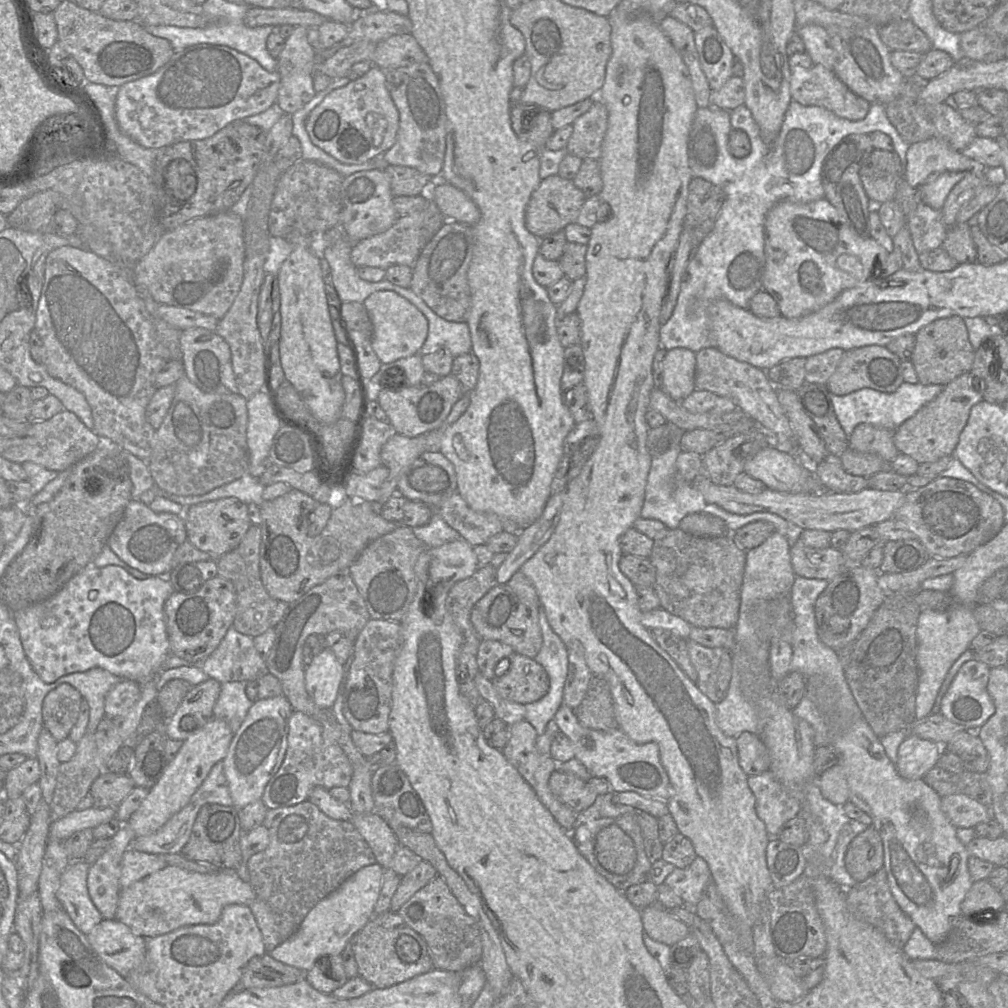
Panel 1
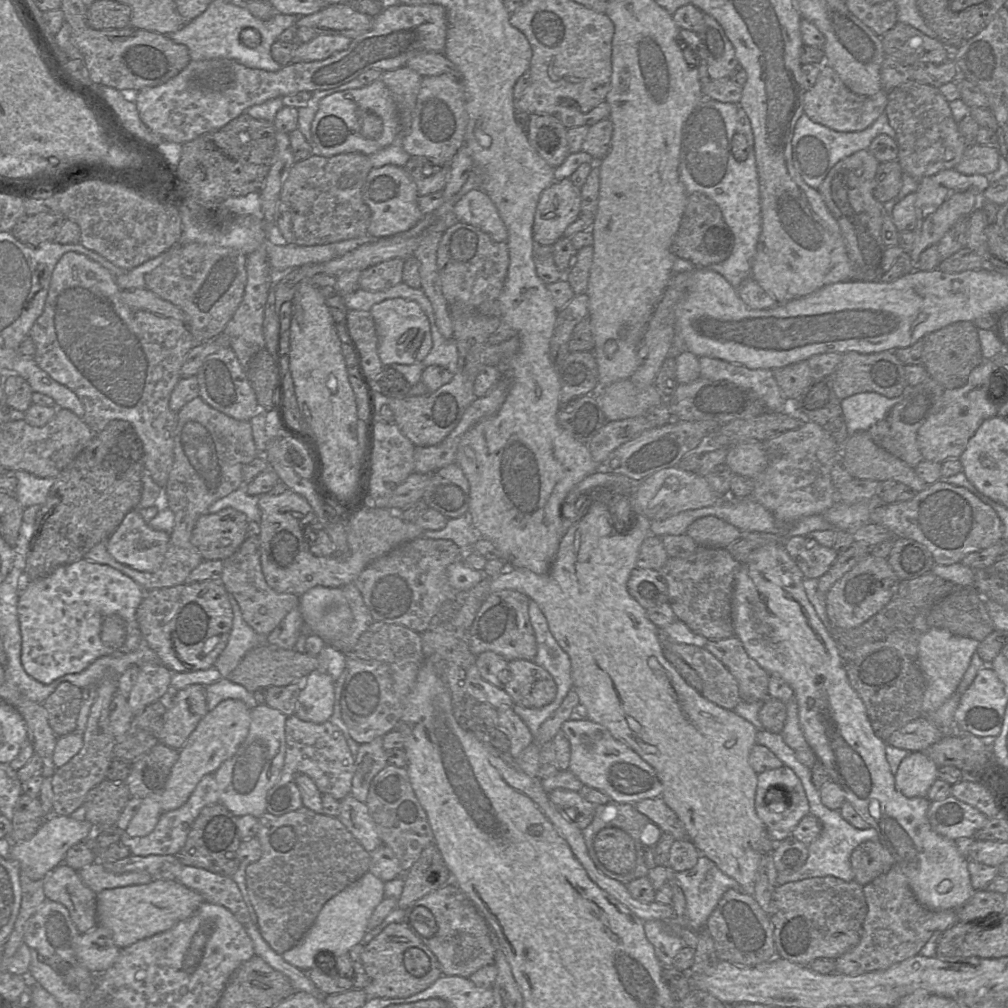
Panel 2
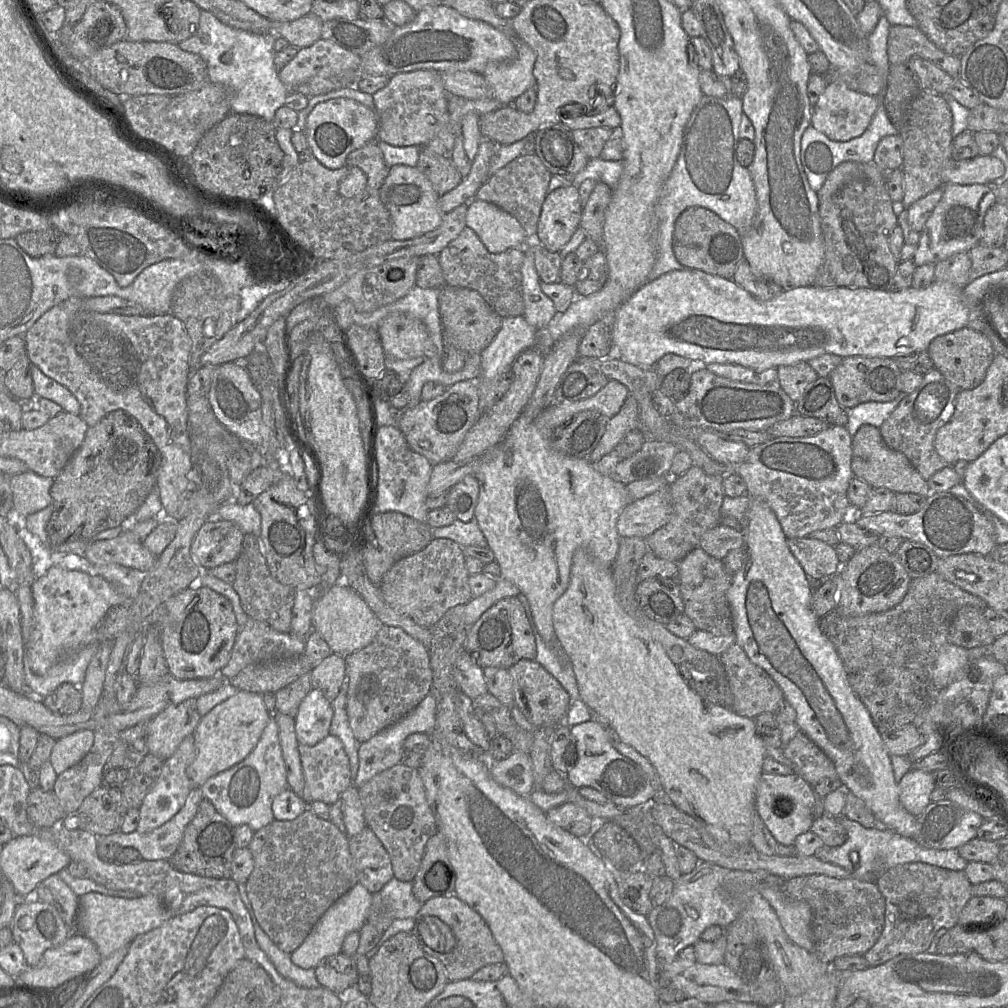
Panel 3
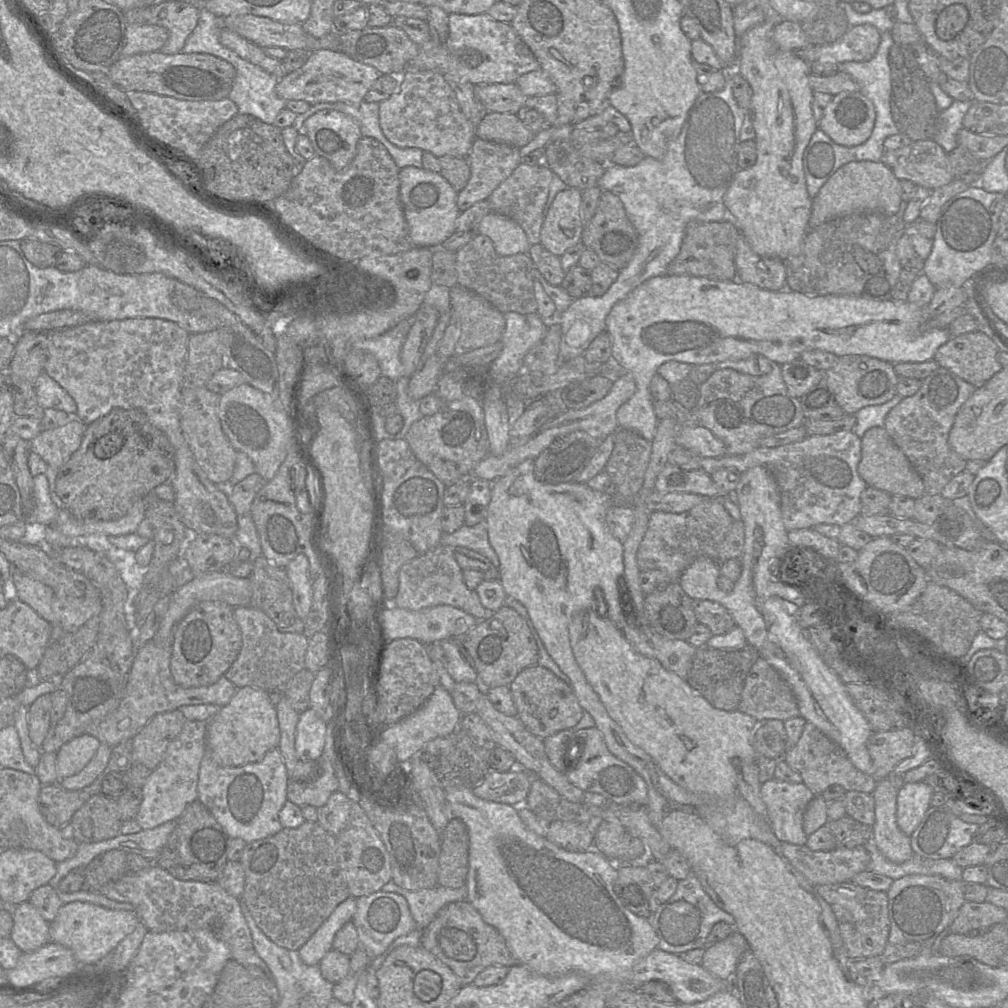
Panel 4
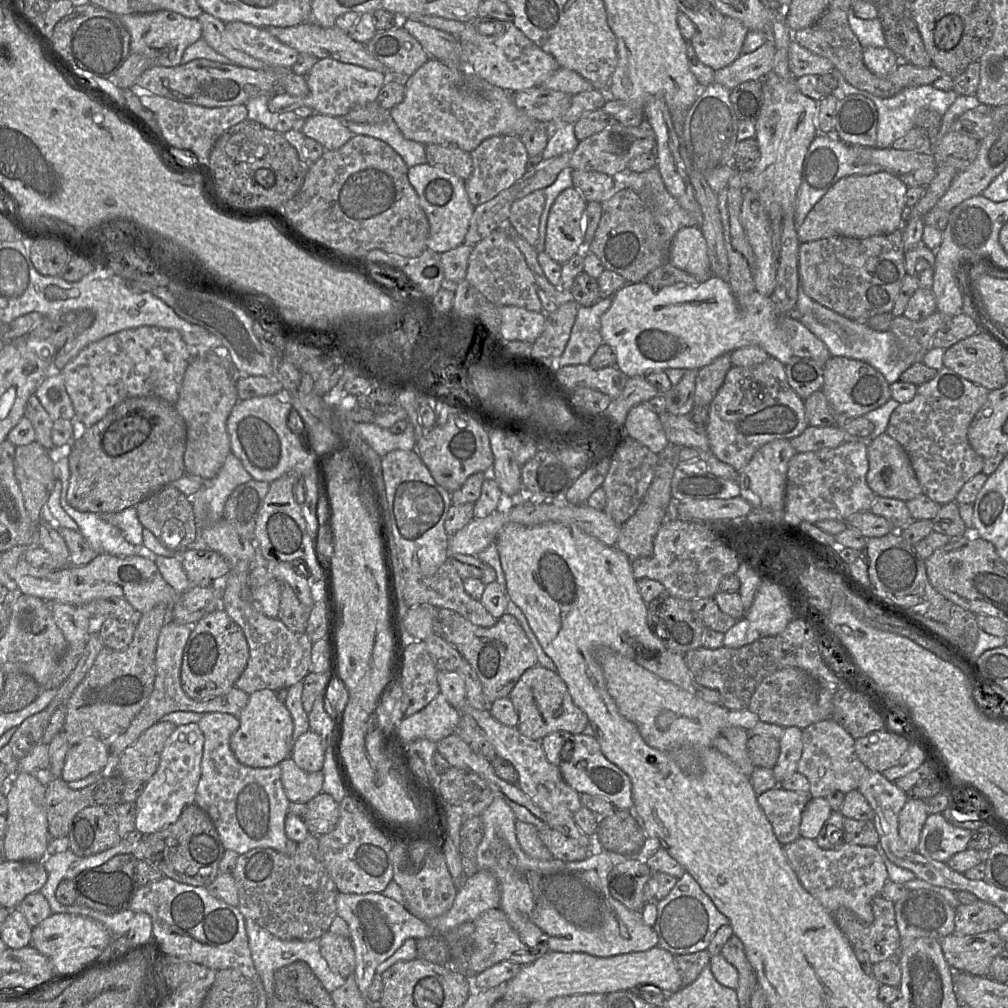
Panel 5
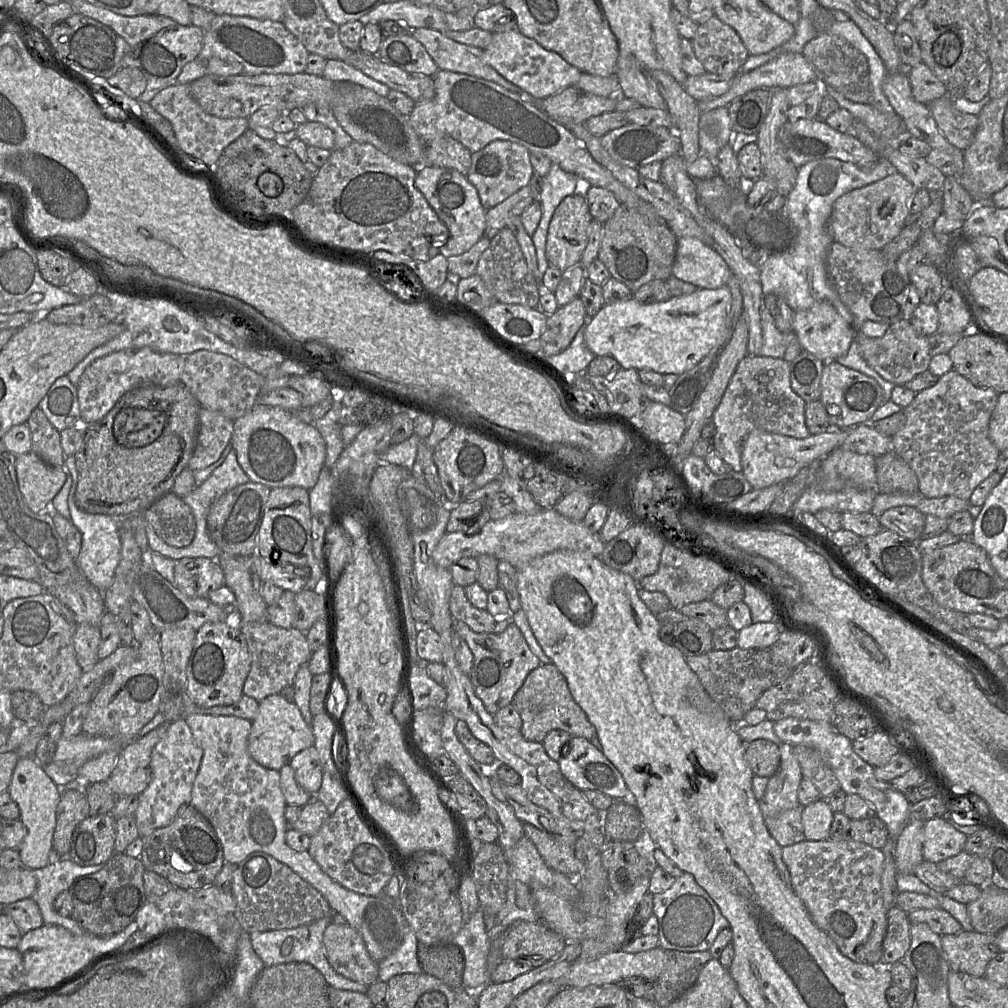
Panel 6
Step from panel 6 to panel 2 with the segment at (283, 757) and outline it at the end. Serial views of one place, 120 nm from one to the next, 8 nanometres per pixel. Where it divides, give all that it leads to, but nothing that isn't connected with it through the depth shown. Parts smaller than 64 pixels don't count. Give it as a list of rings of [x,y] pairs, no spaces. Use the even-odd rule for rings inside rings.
[[[229,699],[221,702],[199,722],[179,750],[179,757],[167,775],[161,792],[163,813],[184,805],[202,778],[207,774],[215,773],[222,763],[237,752],[248,735],[251,710],[240,700]]]

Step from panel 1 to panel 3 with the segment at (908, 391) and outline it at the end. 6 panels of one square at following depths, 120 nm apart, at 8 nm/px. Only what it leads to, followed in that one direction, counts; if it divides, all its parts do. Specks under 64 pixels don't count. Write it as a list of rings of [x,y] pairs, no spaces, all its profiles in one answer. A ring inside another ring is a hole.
[[[905,394],[889,402],[869,401],[847,409],[848,423],[846,428],[853,436],[865,424],[880,427],[890,413],[898,406]]]

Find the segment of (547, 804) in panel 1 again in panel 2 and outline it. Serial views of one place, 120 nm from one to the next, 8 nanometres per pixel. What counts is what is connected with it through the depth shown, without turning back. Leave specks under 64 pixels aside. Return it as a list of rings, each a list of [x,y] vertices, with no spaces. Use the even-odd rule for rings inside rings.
[[[511,707],[497,709],[498,727],[504,729],[509,735],[509,754],[517,759],[521,752],[535,741],[528,726]]]

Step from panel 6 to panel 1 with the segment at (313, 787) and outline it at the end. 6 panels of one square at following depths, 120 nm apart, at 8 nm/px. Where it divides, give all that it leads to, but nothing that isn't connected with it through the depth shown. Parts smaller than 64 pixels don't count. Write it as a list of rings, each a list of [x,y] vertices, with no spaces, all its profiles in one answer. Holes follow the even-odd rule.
[[[329,648],[314,656],[305,670],[305,687],[314,703],[332,709],[343,678],[343,665]]]

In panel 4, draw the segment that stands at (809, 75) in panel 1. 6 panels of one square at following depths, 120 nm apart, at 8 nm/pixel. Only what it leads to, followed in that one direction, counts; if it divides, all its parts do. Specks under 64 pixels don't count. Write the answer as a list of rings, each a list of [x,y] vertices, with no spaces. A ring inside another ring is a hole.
[[[843,91],[832,97],[818,122],[818,129],[836,144],[846,147],[864,143],[875,124],[875,107],[861,92]]]

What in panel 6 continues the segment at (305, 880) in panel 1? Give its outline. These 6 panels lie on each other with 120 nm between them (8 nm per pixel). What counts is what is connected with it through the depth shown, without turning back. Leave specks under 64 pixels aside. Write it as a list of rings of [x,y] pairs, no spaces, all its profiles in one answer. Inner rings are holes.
[[[254,852],[234,865],[231,892],[236,900],[234,915],[249,934],[296,928],[333,914],[317,889],[289,866],[264,852]]]

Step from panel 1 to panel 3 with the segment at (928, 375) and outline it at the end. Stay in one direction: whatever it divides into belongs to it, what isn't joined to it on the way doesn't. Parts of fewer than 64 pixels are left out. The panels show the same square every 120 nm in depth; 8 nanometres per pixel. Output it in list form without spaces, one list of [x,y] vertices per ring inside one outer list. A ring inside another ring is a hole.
[[[967,326],[934,338],[927,352],[933,361],[934,369],[961,390],[971,390],[983,382],[996,354],[986,334]]]

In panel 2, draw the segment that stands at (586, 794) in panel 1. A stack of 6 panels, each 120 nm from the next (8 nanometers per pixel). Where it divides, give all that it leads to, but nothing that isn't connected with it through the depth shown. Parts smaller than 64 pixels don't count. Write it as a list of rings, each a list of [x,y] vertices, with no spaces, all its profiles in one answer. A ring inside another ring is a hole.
[[[555,789],[549,797],[554,806],[580,830],[592,822],[596,805],[584,799],[579,792]]]

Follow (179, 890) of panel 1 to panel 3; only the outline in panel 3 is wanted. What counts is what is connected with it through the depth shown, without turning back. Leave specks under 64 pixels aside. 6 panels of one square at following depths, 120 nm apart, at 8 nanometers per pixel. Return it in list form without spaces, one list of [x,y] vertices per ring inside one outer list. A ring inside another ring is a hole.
[[[89,892],[79,897],[75,929],[72,933],[80,933],[89,938],[96,945],[101,957],[106,958],[119,948],[128,945],[137,936],[163,925],[171,917],[164,904],[155,895],[141,895],[129,899]]]

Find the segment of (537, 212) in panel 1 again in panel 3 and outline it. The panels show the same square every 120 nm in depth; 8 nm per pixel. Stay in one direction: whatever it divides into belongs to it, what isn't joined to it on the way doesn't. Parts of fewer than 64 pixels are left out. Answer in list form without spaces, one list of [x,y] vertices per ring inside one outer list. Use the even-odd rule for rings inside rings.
[[[573,184],[548,193],[538,221],[536,242],[550,252],[560,252],[580,227],[582,209],[579,189]]]

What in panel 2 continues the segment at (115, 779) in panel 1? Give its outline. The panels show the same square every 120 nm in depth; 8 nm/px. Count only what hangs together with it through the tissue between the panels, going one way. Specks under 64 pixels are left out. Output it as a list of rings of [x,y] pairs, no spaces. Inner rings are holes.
[[[108,779],[91,789],[83,803],[85,820],[96,829],[115,826],[116,822],[131,798],[129,789],[124,782]]]

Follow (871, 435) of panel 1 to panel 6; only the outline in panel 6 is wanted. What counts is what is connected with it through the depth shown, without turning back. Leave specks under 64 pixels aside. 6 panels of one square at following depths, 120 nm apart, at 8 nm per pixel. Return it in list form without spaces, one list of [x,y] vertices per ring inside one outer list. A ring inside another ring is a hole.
[[[950,370],[940,376],[932,387],[924,389],[915,394],[913,401],[906,407],[902,408],[905,415],[905,424],[891,437],[892,451],[898,454],[913,470],[918,480],[918,492],[924,498],[939,498],[944,496],[954,496],[968,500],[975,488],[993,472],[996,471],[997,460],[1000,451],[989,438],[989,421],[991,414],[997,404],[999,393],[991,388],[976,387],[969,380],[961,376],[954,370]]]

